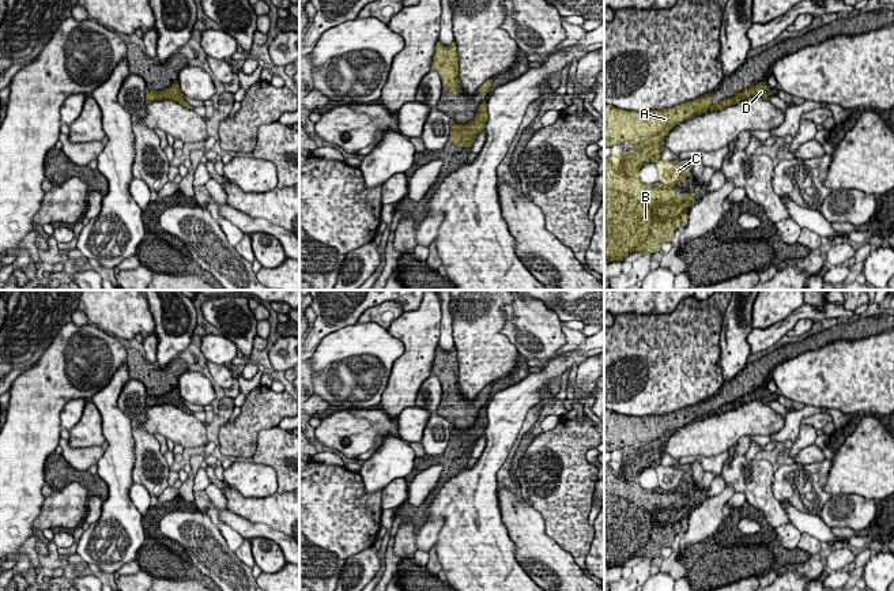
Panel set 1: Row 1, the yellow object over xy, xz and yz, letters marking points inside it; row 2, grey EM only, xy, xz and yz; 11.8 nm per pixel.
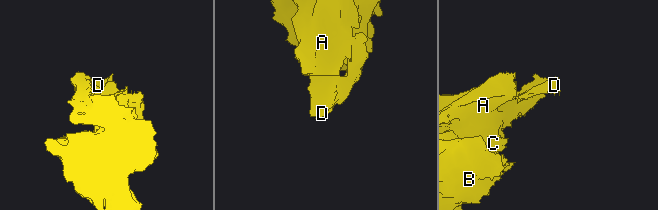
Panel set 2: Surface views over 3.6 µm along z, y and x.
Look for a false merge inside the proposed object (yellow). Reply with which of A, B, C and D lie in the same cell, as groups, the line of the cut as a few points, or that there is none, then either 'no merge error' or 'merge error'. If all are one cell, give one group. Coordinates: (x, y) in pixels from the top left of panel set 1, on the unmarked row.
A B C D; no cut; no merge error

